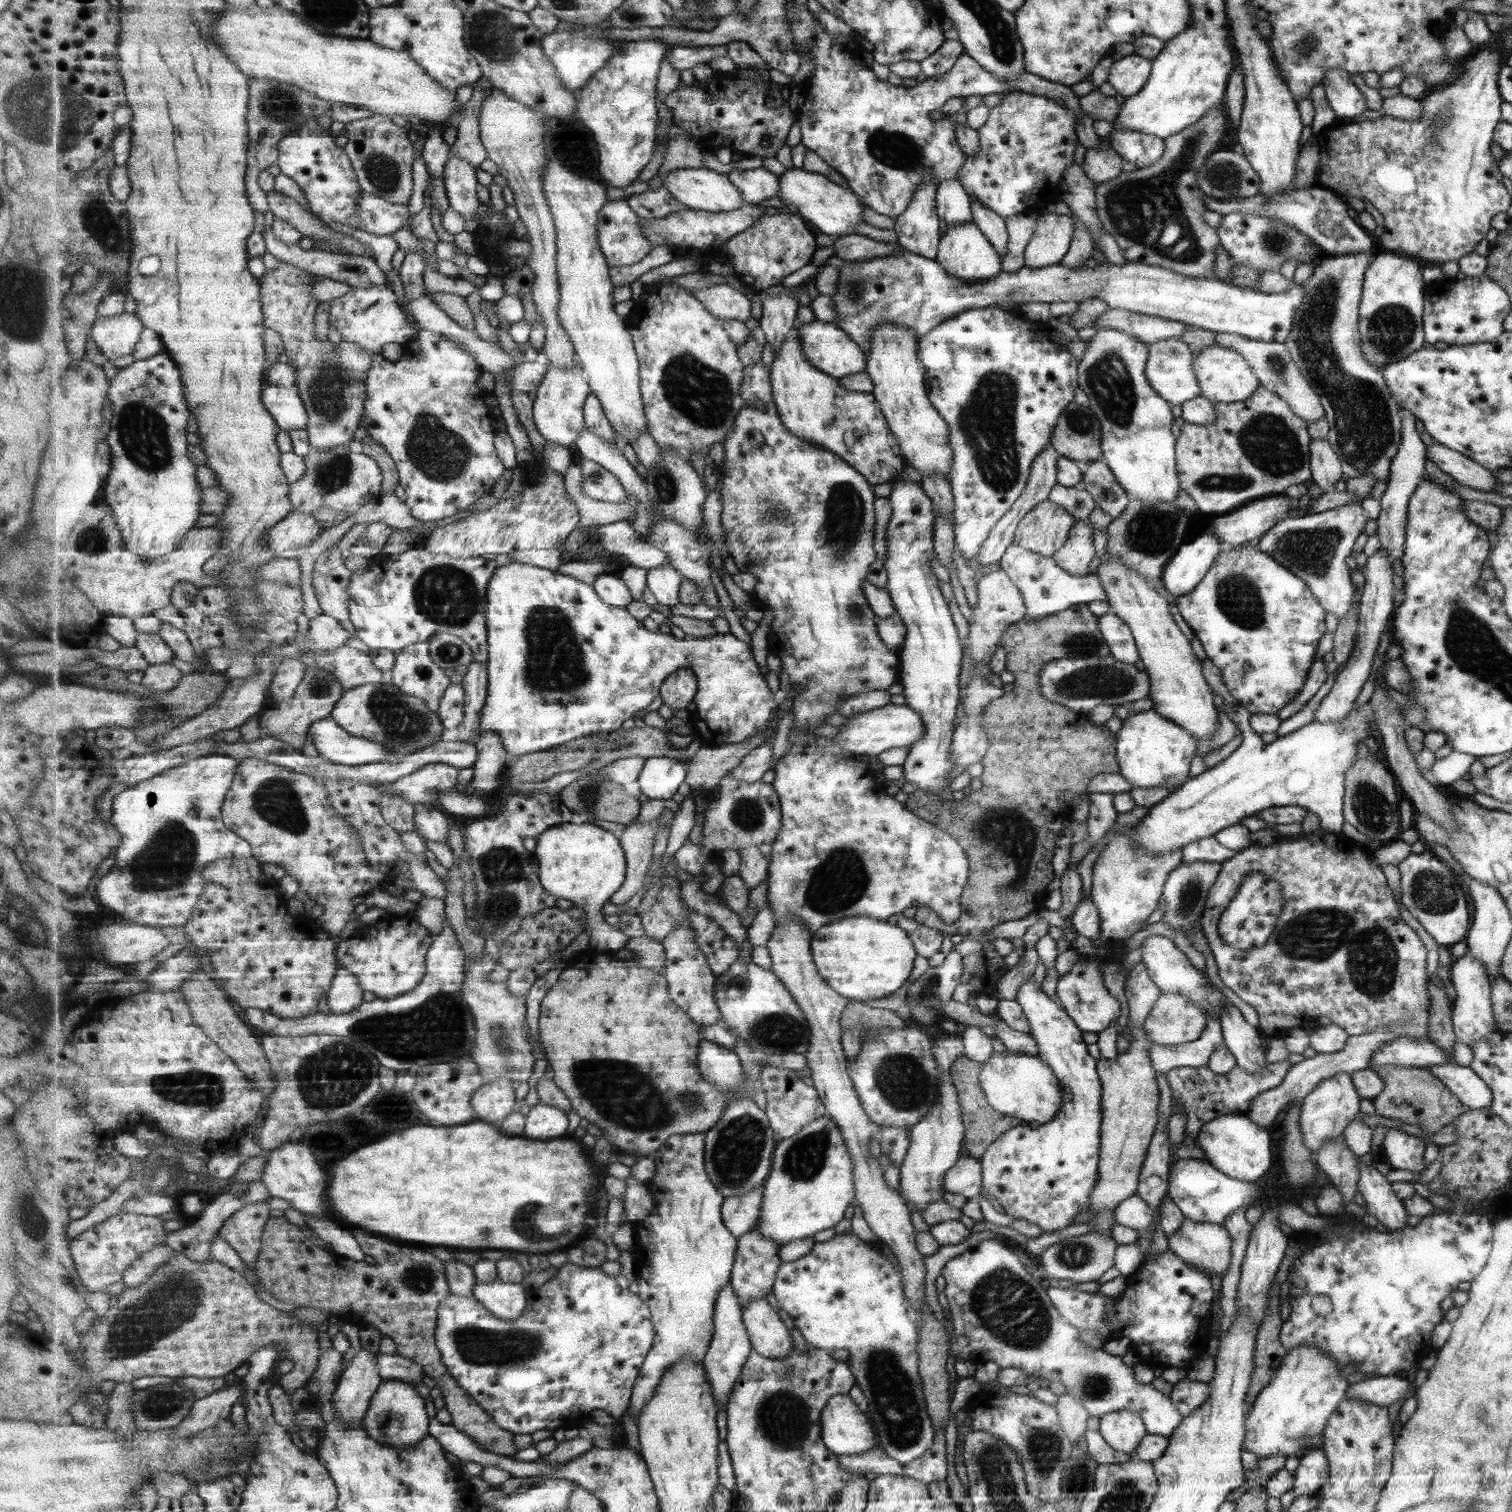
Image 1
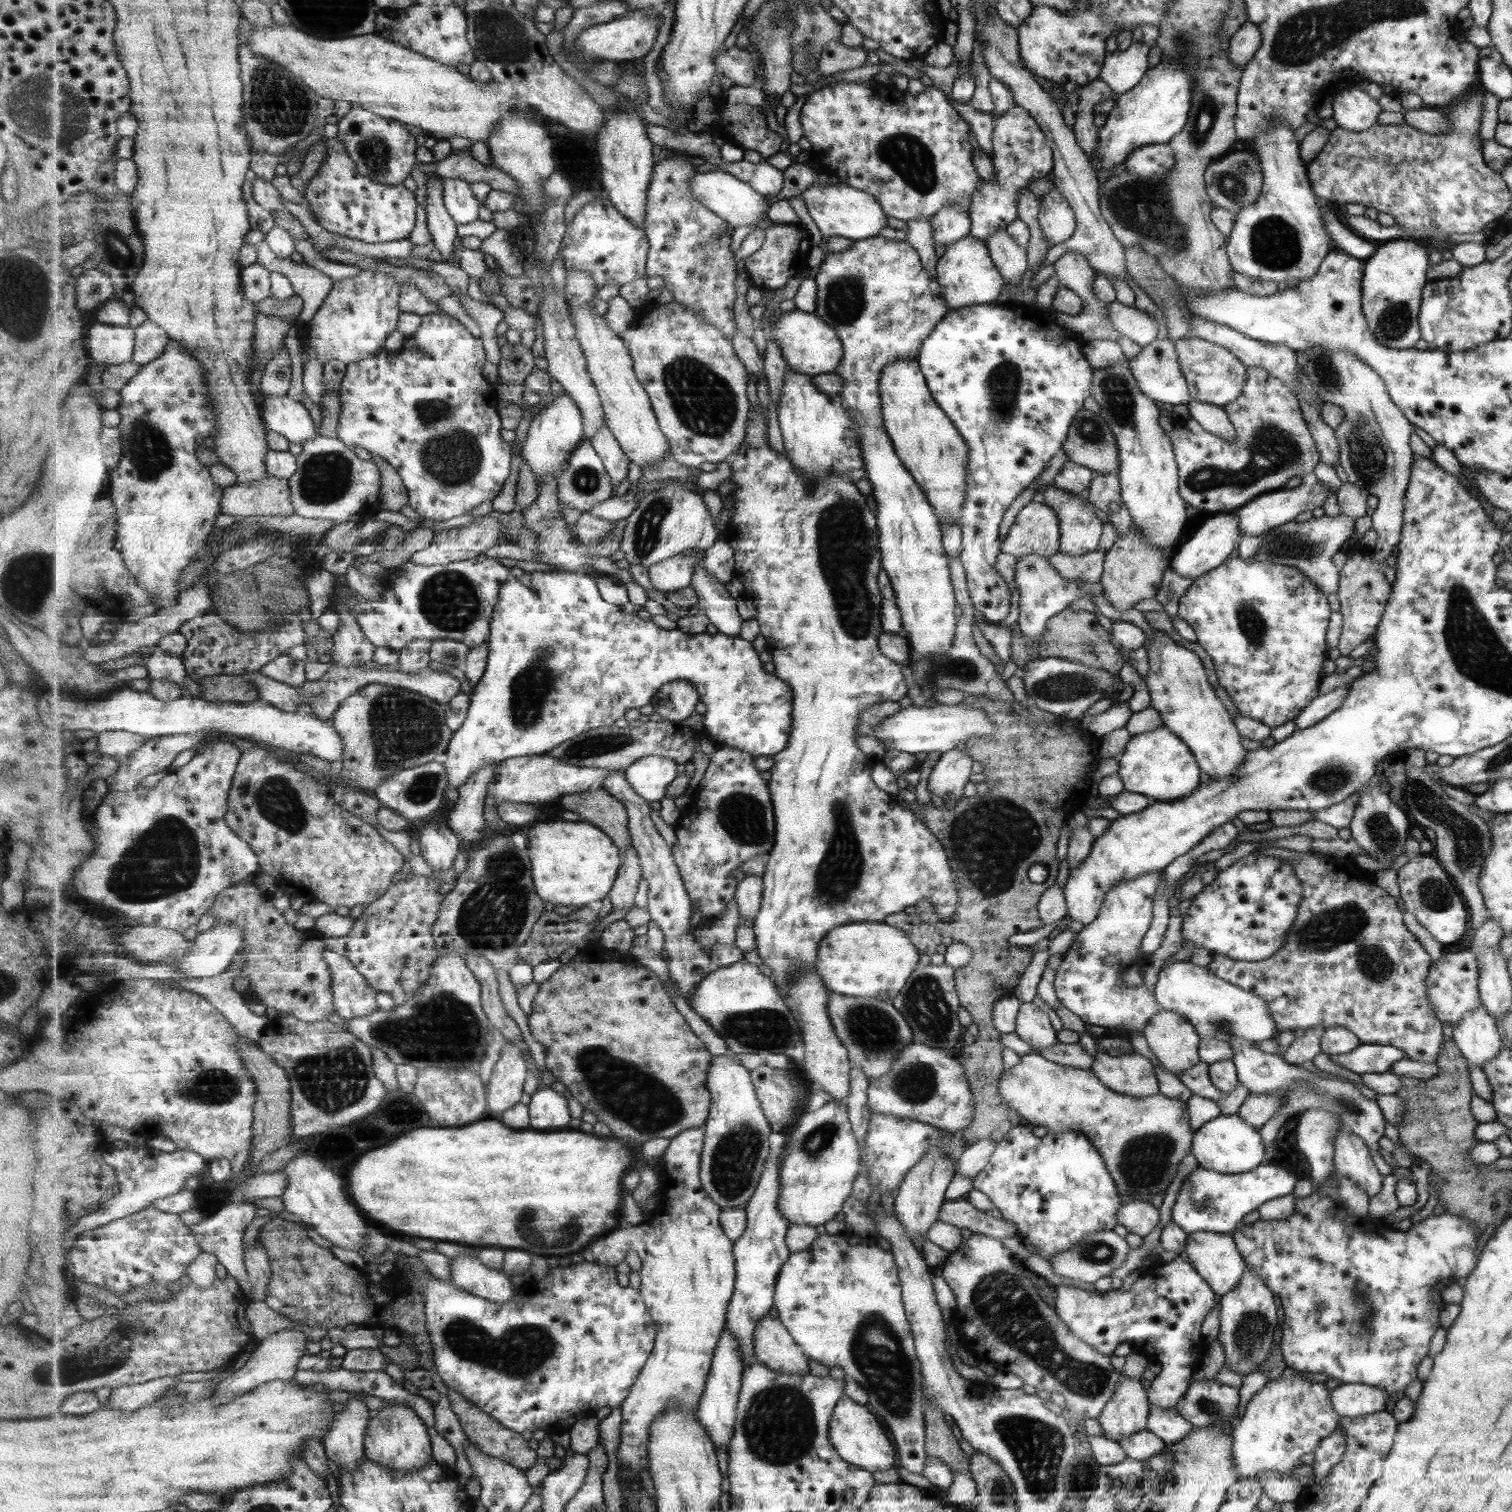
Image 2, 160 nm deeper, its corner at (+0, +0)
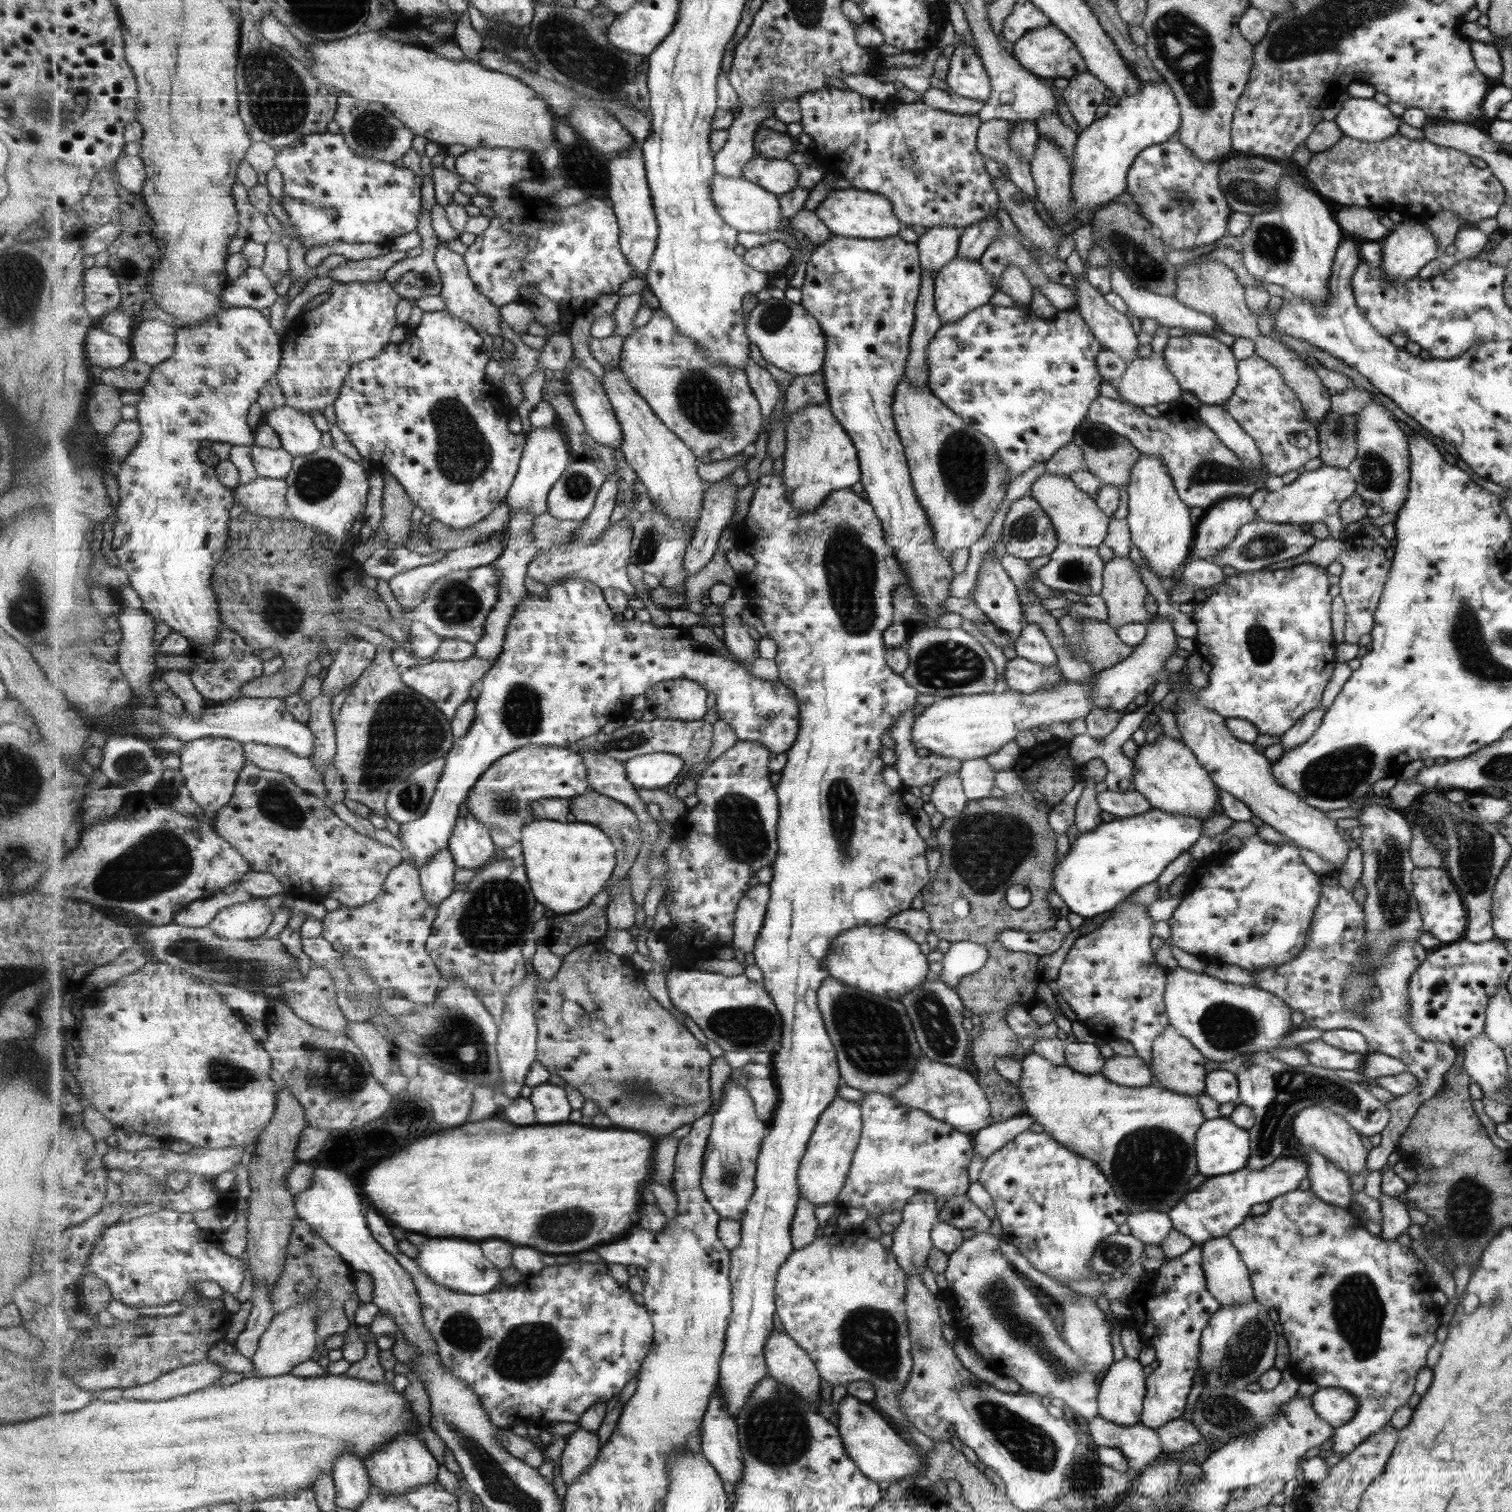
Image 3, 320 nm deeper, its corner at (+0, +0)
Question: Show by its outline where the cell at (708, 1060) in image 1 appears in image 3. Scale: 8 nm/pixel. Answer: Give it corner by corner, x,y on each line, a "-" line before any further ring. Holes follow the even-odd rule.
734,1080
726,1082
724,1101
714,1118
705,1162
703,1162
703,1190
710,1204
722,1219
743,1223
749,1203
756,1190
758,1158
769,1133
769,1122
761,1120
749,1091

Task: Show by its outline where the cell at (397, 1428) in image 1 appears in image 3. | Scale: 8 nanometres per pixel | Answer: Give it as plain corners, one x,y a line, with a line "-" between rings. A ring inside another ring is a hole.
405,1435
399,1437
399,1440
391,1441
374,1452
364,1463
370,1474
372,1486
380,1488
388,1496
408,1494
409,1490
438,1482
441,1465
435,1453
427,1448
417,1435

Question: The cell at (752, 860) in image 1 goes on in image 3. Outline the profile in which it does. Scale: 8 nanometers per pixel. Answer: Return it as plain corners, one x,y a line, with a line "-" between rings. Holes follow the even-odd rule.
759,883
751,887
740,902
734,938
734,945
739,951
743,953
755,951
755,944
766,921
771,893
769,884

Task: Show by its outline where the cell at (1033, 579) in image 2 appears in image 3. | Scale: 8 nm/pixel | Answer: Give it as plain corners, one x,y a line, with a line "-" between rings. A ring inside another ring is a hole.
1025,624
1018,639
1013,642
1017,656
1039,666
1057,666
1055,651
1037,624

